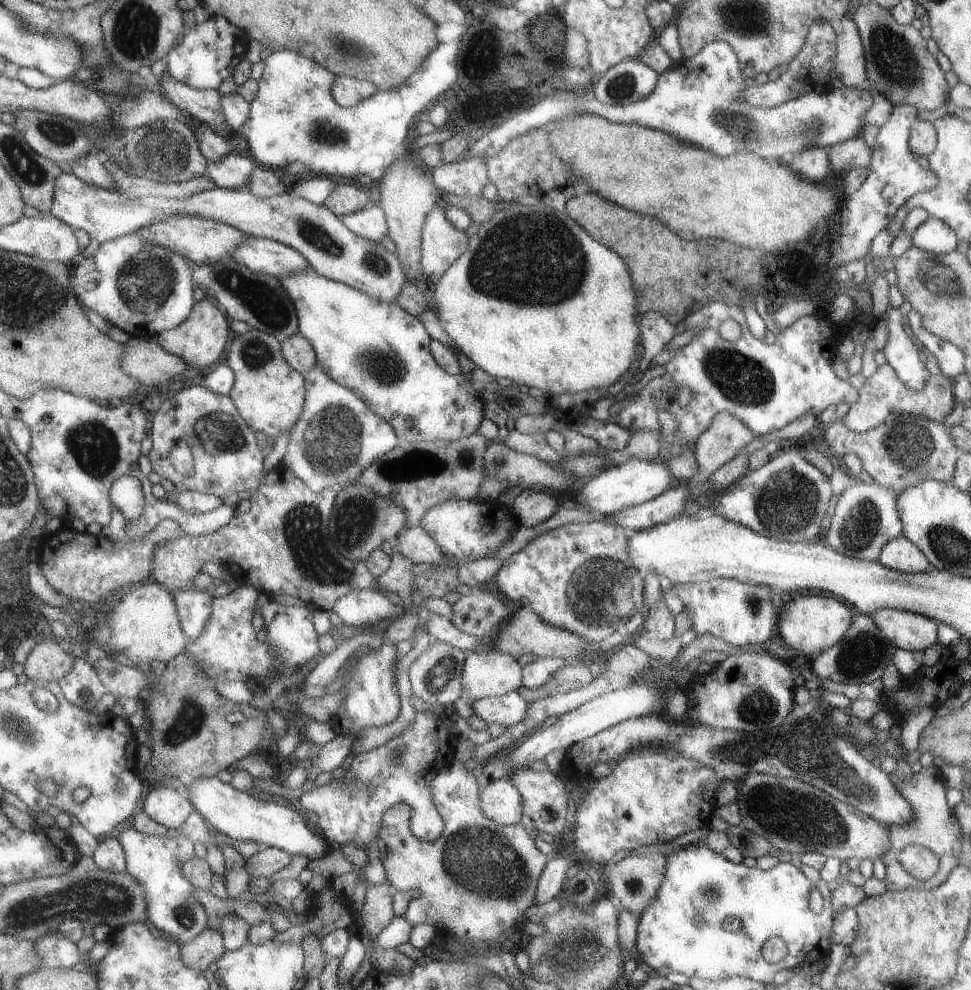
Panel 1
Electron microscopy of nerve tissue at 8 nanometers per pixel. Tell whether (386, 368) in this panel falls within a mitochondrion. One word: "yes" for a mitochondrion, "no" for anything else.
yes

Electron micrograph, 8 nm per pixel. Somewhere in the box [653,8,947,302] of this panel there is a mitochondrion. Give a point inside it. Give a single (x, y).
(893, 60)

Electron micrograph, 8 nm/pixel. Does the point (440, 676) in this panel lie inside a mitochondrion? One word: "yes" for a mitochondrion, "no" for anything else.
yes

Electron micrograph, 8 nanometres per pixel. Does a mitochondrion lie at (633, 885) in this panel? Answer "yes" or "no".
yes

